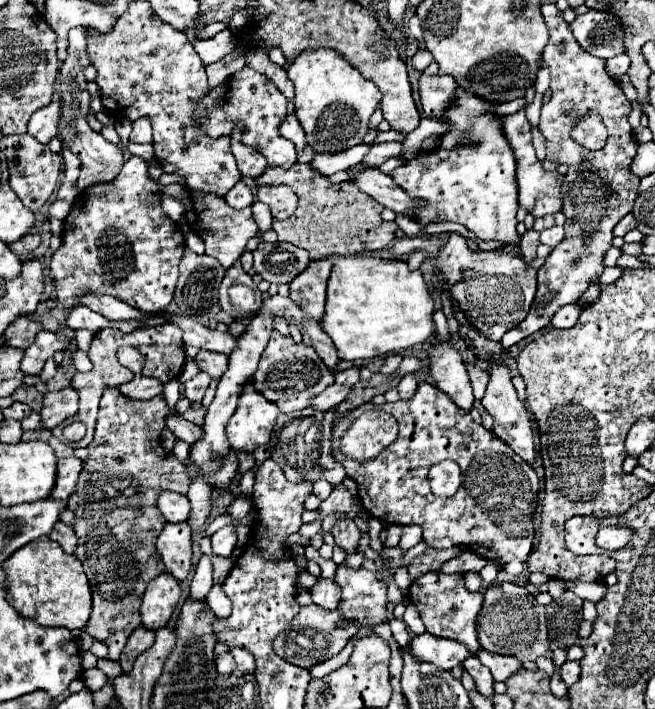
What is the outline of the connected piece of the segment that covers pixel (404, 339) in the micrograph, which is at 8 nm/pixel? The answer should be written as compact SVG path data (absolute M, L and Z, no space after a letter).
M371 256L339 258L331 270L327 304L321 320L341 360L363 360L425 342L433 330L433 296L419 270L409 272L405 262Z

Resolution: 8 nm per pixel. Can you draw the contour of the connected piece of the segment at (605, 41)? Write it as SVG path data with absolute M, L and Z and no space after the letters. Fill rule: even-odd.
M589 10L569 24L575 40L593 56L609 60L625 52L621 22L611 12Z

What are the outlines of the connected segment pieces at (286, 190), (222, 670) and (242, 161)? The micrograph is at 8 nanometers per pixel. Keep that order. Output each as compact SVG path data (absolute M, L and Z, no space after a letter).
M259 186L257 198L269 206L277 220L289 218L297 208L297 196L289 186Z
M229 652L217 656L217 670L219 670L219 674L231 674L235 668L237 668L235 660L233 660L233 656Z
M239 124L239 126L235 128L233 136L231 136L233 156L237 158L237 166L239 166L239 170L241 170L243 176L247 176L247 178L259 178L269 164L267 164L267 160L263 158L263 154L255 152L255 148L241 144L241 128L243 128L243 126Z

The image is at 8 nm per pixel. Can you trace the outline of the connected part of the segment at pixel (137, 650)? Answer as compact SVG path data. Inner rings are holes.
M139 626L139 628L129 636L129 640L127 640L127 644L125 644L123 652L121 652L121 660L119 660L125 674L133 668L135 658L137 658L141 652L145 652L147 648L151 648L153 642L155 642L155 632L151 632L149 628L143 628L143 626Z

